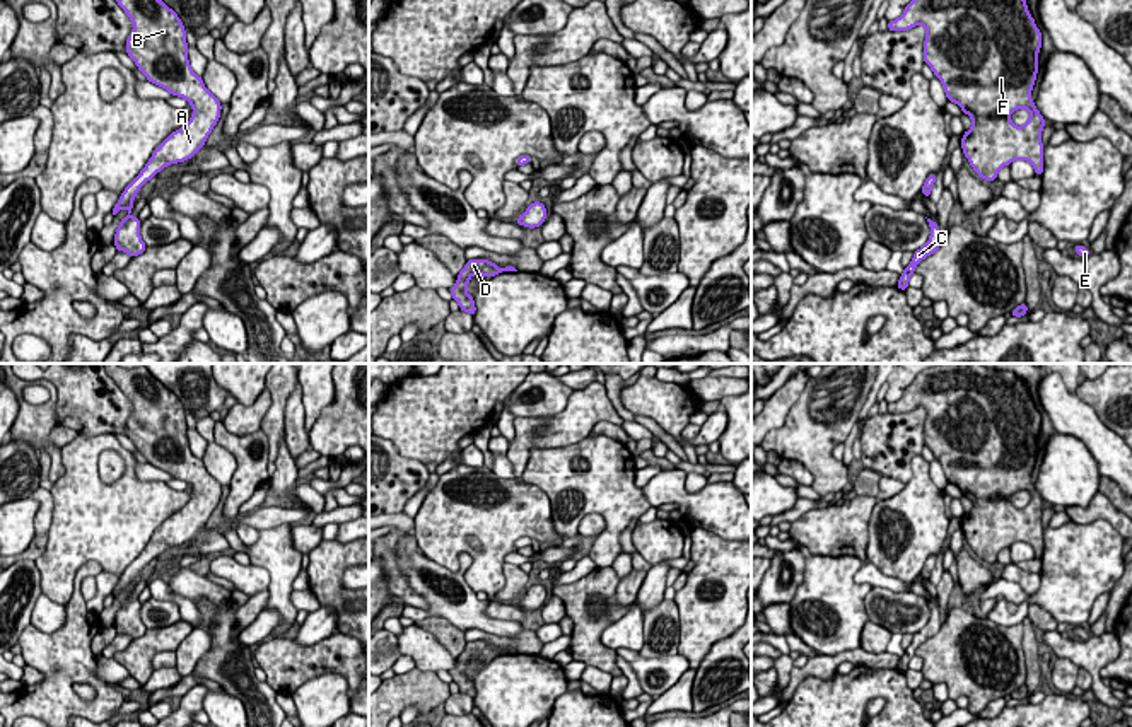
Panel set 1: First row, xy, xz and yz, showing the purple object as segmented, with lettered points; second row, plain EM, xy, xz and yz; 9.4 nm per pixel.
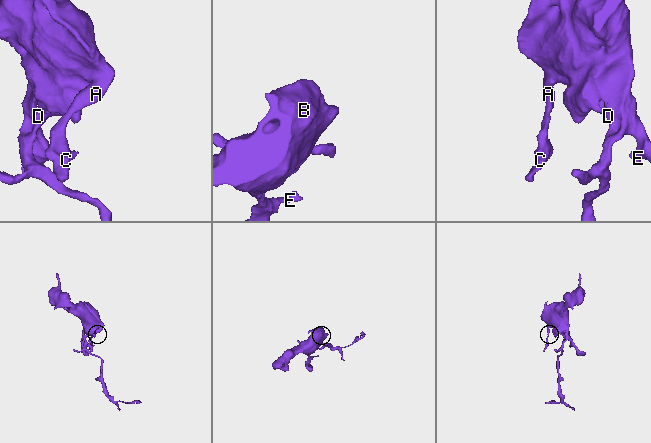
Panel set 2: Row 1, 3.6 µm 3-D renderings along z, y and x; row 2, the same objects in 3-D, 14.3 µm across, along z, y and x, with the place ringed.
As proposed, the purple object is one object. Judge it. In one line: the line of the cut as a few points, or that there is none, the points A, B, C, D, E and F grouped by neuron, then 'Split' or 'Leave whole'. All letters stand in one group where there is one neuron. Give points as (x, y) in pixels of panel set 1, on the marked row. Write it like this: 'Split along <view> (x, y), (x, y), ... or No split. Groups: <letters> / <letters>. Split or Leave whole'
No split. Groups: A B C D E F. Leave whole

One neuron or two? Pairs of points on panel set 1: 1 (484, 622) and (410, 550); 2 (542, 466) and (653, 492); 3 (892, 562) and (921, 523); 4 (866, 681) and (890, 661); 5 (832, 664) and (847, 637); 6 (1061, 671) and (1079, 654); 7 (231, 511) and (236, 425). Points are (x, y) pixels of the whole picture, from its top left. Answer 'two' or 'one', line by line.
1: one
2: two
3: one
4: two
5: two
6: two
7: two

